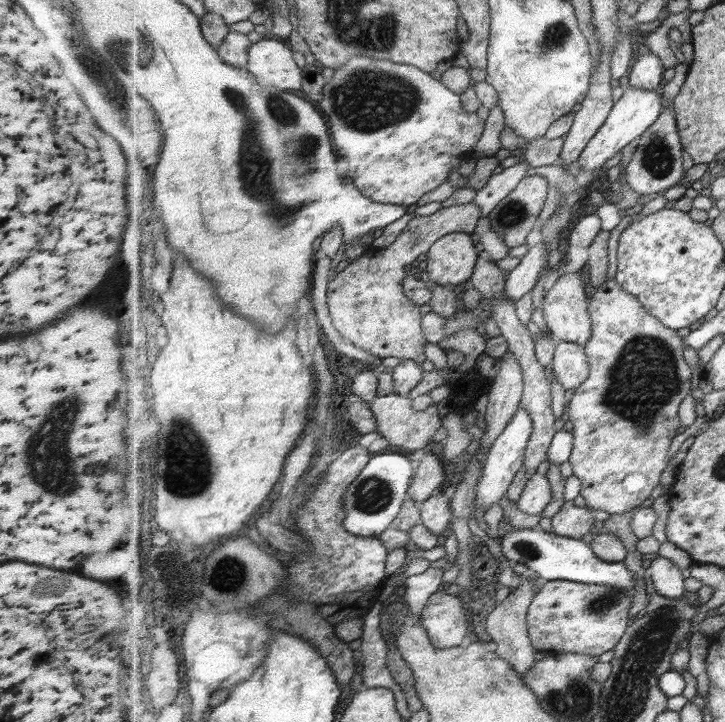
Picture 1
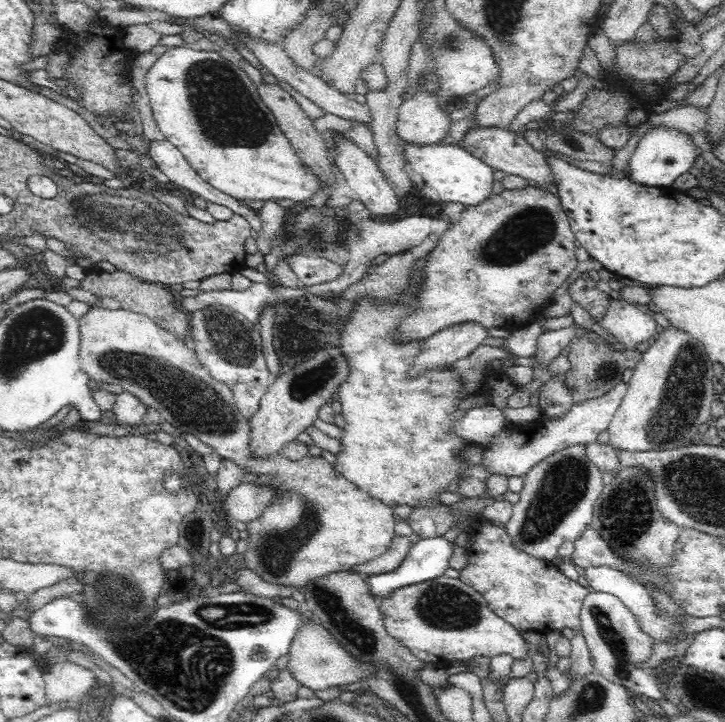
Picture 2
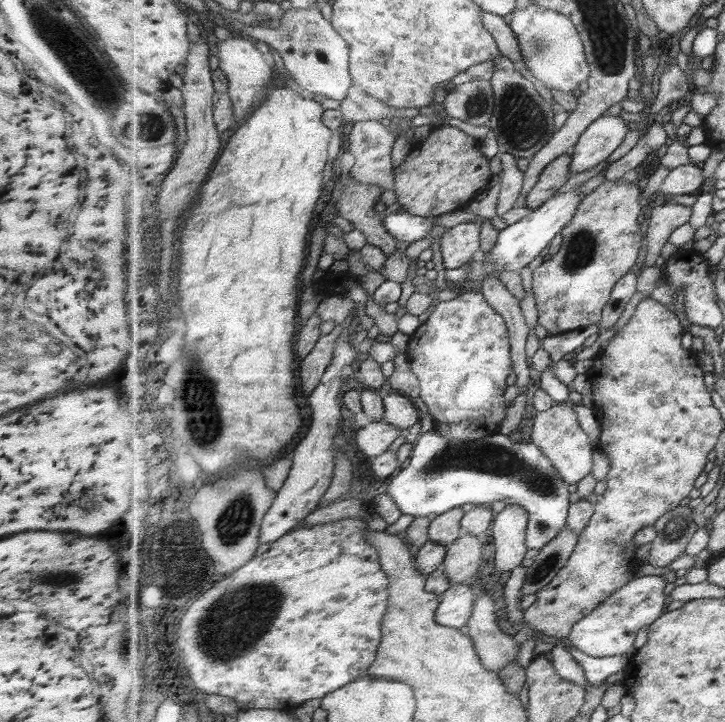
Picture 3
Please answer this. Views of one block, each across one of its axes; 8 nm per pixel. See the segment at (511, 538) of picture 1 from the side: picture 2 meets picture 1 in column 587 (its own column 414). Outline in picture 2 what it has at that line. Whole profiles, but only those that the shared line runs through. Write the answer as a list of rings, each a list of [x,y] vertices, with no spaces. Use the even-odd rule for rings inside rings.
[[[443,536],[426,537],[416,543],[412,543],[406,556],[402,558],[402,562],[398,565],[398,568],[385,572],[384,574],[375,574],[369,576],[367,585],[370,592],[378,599],[378,596],[388,596],[392,590],[396,588],[404,588],[412,584],[420,584],[420,582],[426,582],[427,580],[434,580],[438,576],[444,574],[444,570],[448,570],[451,554],[453,553],[455,542],[446,540]]]

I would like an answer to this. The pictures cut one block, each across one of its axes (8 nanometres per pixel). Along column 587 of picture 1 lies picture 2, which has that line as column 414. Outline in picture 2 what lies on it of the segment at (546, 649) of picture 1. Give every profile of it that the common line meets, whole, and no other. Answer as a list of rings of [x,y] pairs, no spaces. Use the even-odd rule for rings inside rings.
[[[442,575],[420,584],[396,588],[388,596],[378,596],[376,604],[388,634],[426,663],[468,661],[474,656],[492,658],[496,654],[510,654],[515,659],[529,657],[524,637],[494,615],[482,595],[459,578]]]

